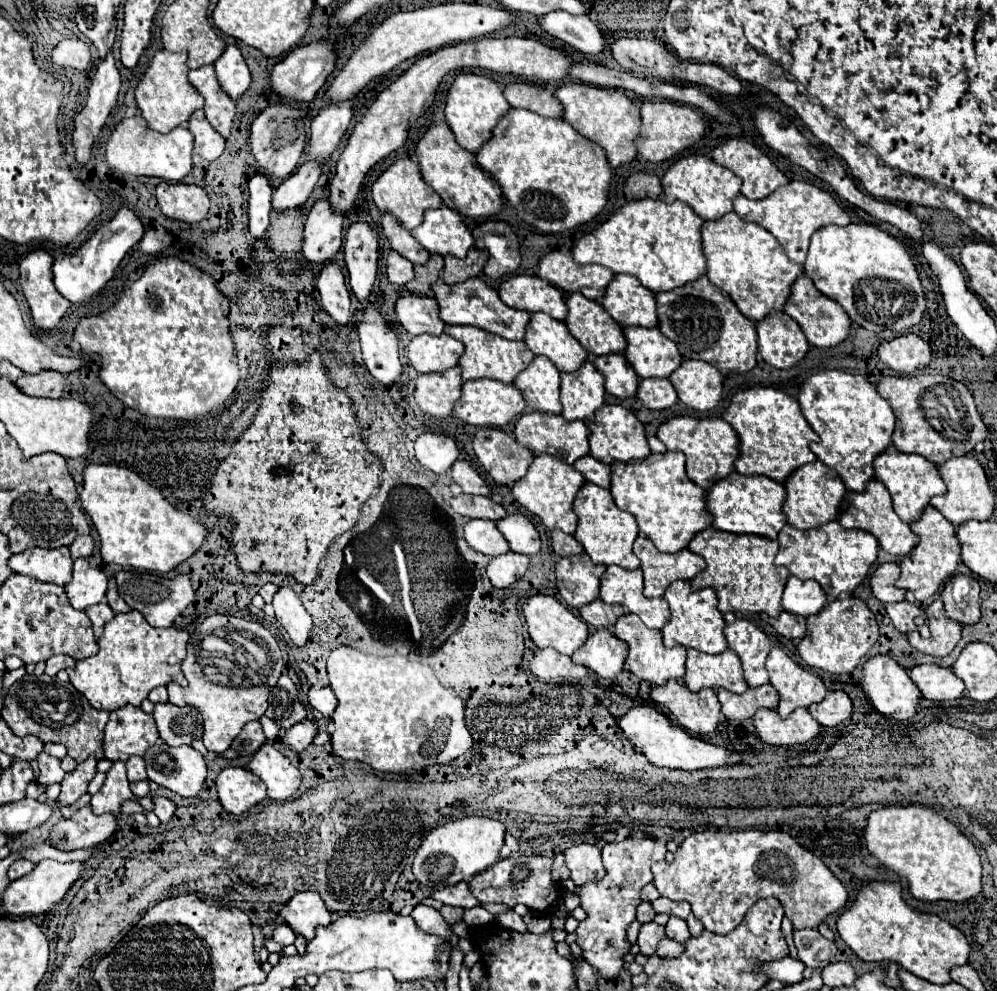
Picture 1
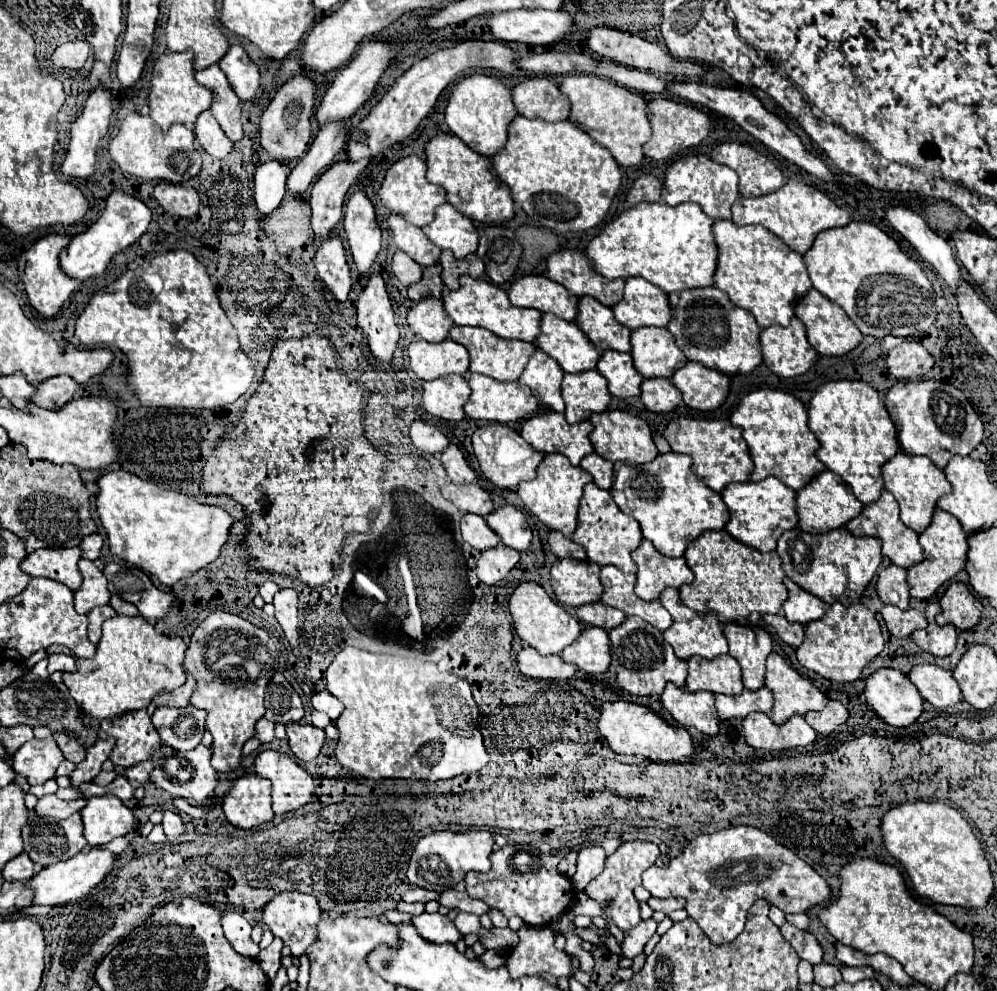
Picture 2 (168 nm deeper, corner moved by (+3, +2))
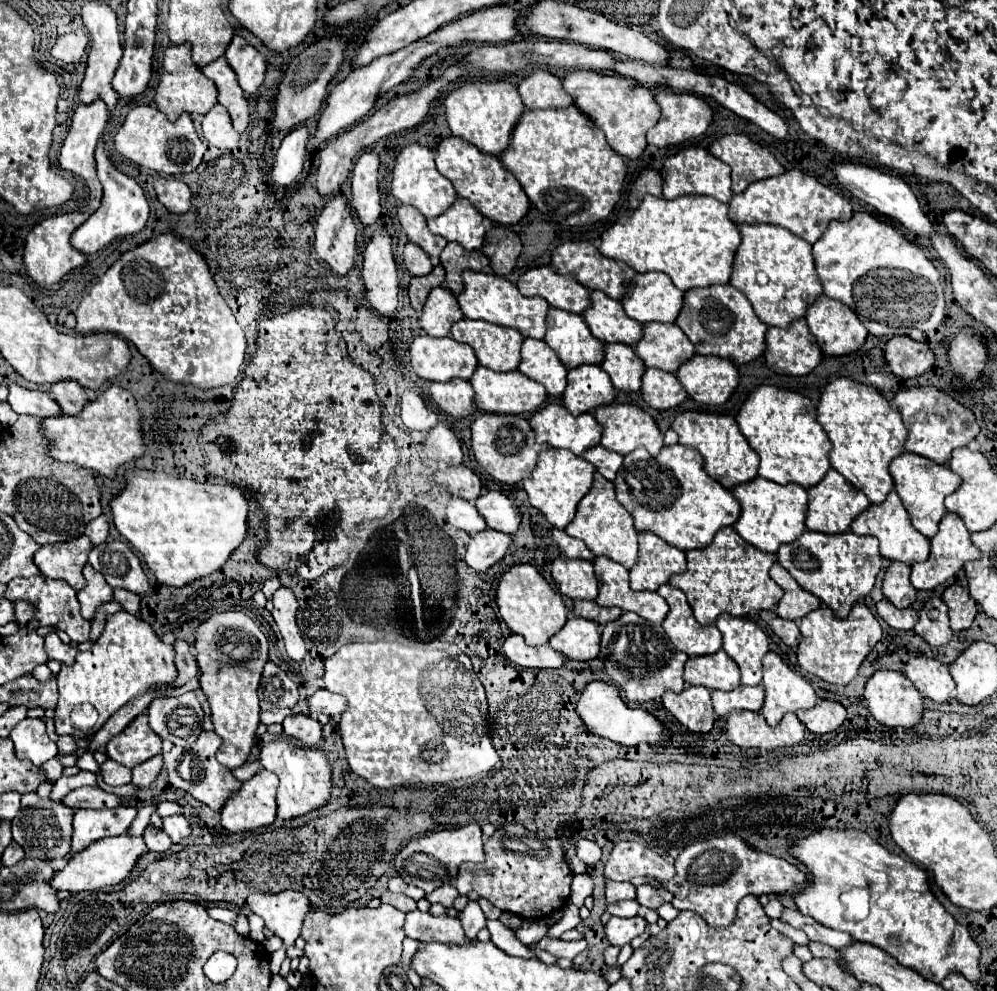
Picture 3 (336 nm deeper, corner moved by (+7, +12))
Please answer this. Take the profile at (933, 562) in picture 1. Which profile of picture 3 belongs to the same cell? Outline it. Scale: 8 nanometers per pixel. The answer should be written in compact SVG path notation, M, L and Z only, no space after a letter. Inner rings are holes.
M948 511L938 525L938 533L934 537L930 537L930 557L922 563L912 565L910 581L916 589L936 589L940 583L954 577L964 567L964 563L980 557L981 553L970 541L970 533L968 533L966 525L962 523L962 519L956 513Z

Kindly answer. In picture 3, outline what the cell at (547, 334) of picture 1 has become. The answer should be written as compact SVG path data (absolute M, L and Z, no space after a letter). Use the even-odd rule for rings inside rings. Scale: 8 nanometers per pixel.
M550 307L548 315L546 315L546 327L548 327L548 331L546 331L544 341L556 351L558 359L562 361L562 365L566 369L572 369L572 367L584 365L584 363L592 363L592 365L600 365L602 363L602 359L604 359L604 343L598 341L590 333L590 329L586 327L582 315Z

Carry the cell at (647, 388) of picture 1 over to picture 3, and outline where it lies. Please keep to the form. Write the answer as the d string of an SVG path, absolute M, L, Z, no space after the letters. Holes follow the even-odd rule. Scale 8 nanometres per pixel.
M646 369L642 375L642 397L652 409L672 409L680 405L688 393L682 389L674 373L660 369Z

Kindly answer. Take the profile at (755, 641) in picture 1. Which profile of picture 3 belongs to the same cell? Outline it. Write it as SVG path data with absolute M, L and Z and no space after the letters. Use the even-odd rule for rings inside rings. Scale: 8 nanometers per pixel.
M720 615L716 627L724 639L724 651L738 663L742 685L762 681L762 657L768 653L768 635L750 619Z

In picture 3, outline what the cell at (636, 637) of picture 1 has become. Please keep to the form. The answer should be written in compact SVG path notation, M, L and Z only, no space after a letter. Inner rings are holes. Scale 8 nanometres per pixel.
M632 611L622 613L620 619L610 621L602 627L602 659L606 673L618 683L628 701L656 701L668 689L676 693L684 689L682 671L688 655L674 649L658 623L650 623Z

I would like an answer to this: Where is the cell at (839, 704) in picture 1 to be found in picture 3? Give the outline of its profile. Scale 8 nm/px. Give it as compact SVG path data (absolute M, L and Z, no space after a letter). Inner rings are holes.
M820 699L810 711L796 711L798 719L812 733L830 733L846 719L846 709L832 699Z

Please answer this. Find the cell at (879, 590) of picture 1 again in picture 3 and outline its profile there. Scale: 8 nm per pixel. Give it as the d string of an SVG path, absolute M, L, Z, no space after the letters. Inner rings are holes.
M894 561L882 577L882 591L888 601L892 601L898 609L910 607L916 599L916 589L910 583L910 565Z

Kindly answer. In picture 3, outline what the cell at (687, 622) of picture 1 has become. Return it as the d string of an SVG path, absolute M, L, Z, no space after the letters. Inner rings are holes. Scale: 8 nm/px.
M666 583L658 589L658 595L662 595L670 605L662 627L678 651L684 651L686 655L710 655L722 649L722 633L718 627L700 625L680 589Z

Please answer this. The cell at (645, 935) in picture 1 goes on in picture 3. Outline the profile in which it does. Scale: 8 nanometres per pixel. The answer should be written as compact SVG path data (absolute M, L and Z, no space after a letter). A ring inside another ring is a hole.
M612 917L606 925L606 937L610 941L610 945L618 945L624 947L628 945L634 937L642 935L646 929L646 919L644 917L630 917L630 919L622 919L622 917Z

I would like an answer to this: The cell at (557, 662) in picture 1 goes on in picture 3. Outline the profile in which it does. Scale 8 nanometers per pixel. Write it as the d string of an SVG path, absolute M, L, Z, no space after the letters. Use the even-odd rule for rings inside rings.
M510 635L504 641L504 653L506 657L522 667L538 667L538 669L558 669L564 665L566 657L558 651L554 651L550 645L540 645L540 647L530 647L520 635Z

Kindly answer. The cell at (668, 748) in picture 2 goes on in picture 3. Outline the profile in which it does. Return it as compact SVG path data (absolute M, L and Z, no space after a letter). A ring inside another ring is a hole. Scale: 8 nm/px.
M592 681L592 683L586 685L586 689L582 691L582 695L576 703L576 711L594 735L606 737L606 739L620 743L620 745L626 745L626 747L634 747L634 745L640 745L640 743L658 745L666 735L666 727L660 719L656 719L652 713L648 713L640 707L636 707L636 709L628 707L622 701L618 689L614 685L602 683L602 681Z

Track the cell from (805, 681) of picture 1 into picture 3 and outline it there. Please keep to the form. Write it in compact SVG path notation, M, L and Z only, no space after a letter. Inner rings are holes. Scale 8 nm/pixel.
M770 651L764 657L764 681L766 701L762 707L762 715L774 727L784 713L798 709L812 709L816 705L814 687L800 675L796 675L778 653Z

